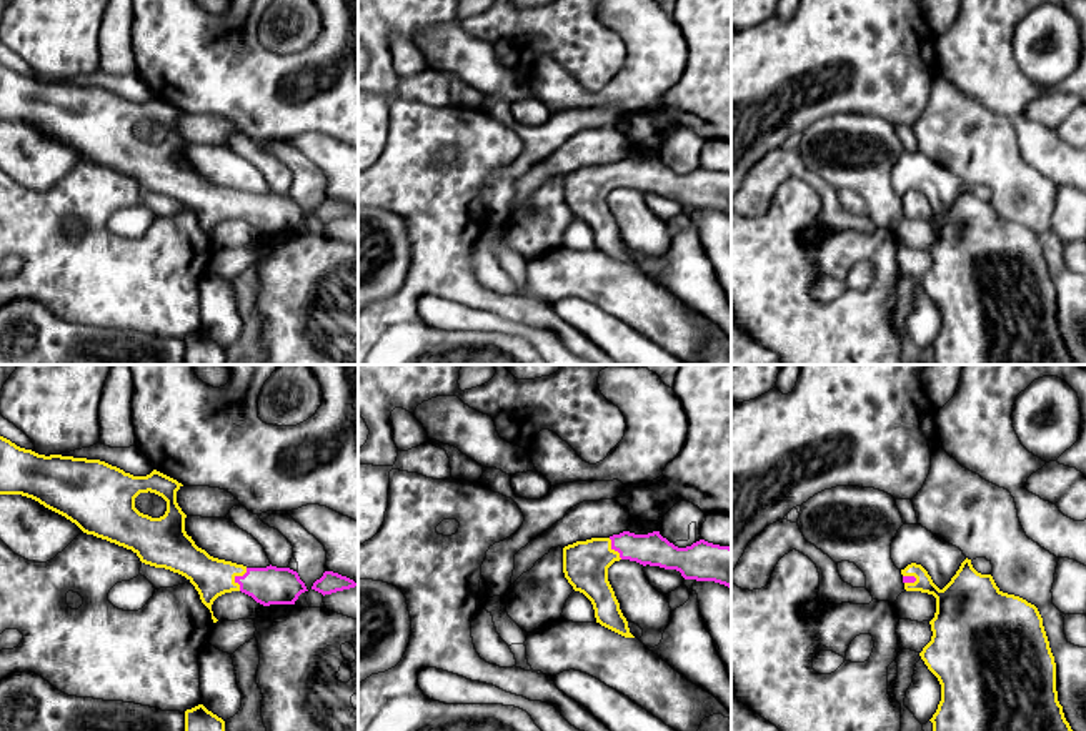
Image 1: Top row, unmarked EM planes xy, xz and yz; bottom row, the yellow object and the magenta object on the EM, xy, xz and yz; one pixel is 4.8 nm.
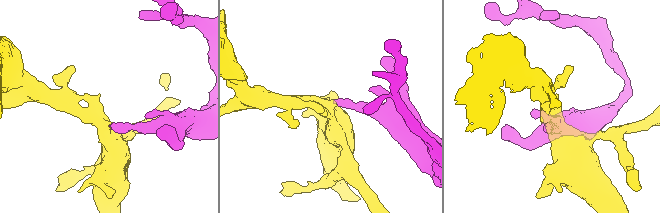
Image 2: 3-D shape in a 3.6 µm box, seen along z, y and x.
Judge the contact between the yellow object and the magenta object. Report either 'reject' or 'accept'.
accept

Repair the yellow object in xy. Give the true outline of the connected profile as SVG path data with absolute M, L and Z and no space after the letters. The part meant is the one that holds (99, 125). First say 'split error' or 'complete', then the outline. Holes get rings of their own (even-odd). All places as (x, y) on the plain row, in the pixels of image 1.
split error | M0 63L0 122L22 122L65 143L83 160L132 177L142 190L165 195L185 203L198 218L202 230L210 236L213 250L213 228L232 218L242 218L263 233L295 231L306 216L298 200L290 195L247 195L210 183L198 175L185 158L187 142L177 130L177 118L183 112L153 97L147 103L133 103L100 87L62 82L38 82ZM140 120L155 120L167 128L167 138L152 145L135 135Z

